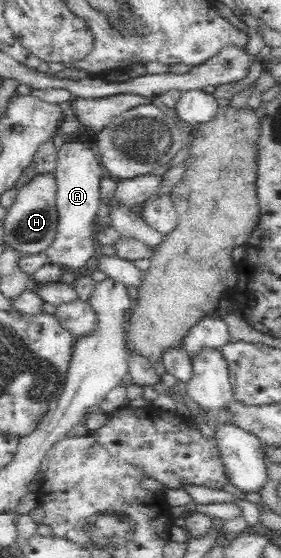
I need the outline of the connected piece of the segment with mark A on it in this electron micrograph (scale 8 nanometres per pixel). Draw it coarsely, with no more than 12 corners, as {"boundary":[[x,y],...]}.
{"boundary":[[95,146],[56,151],[58,231],[49,263],[77,272],[98,253],[106,170]]}

